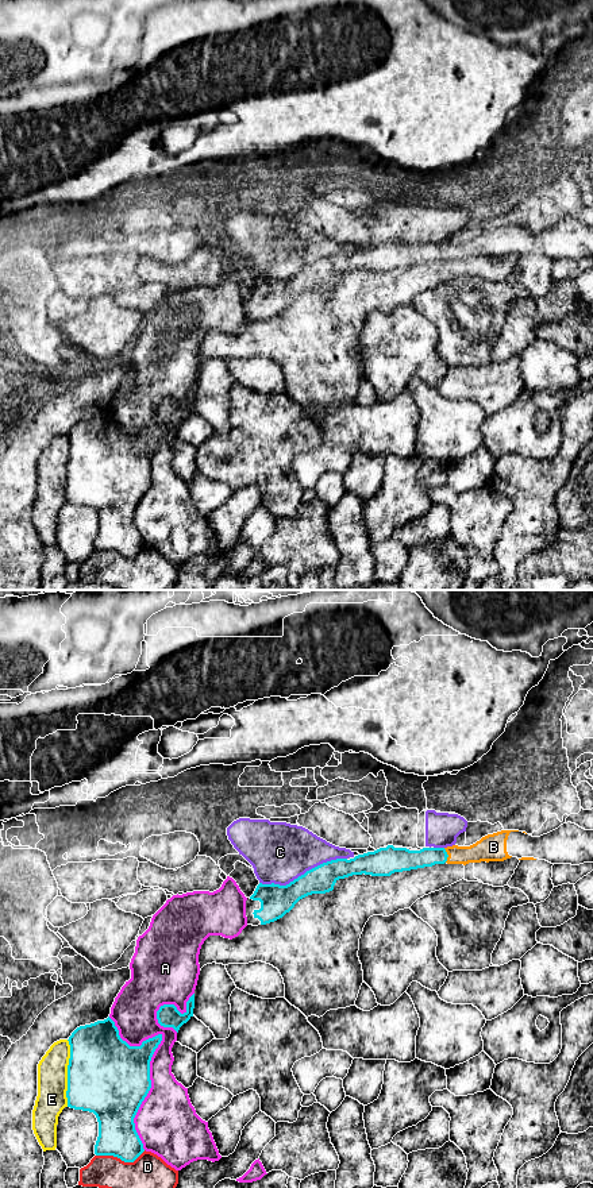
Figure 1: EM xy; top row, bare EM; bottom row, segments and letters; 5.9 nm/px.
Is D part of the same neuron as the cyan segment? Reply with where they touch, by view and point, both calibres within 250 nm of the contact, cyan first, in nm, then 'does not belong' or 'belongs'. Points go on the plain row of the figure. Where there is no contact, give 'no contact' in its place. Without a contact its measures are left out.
xy (120, 554) | 220/320 nm | does not belong

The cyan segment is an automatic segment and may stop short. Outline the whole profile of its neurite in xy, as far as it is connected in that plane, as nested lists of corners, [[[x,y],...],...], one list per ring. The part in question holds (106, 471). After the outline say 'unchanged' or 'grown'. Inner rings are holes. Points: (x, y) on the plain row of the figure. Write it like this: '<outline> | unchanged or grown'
[[[108,412],[77,423],[68,436],[68,502],[96,510],[96,551],[134,558],[145,547],[134,513],[151,483],[150,456],[162,429],[130,441]]] | unchanged

